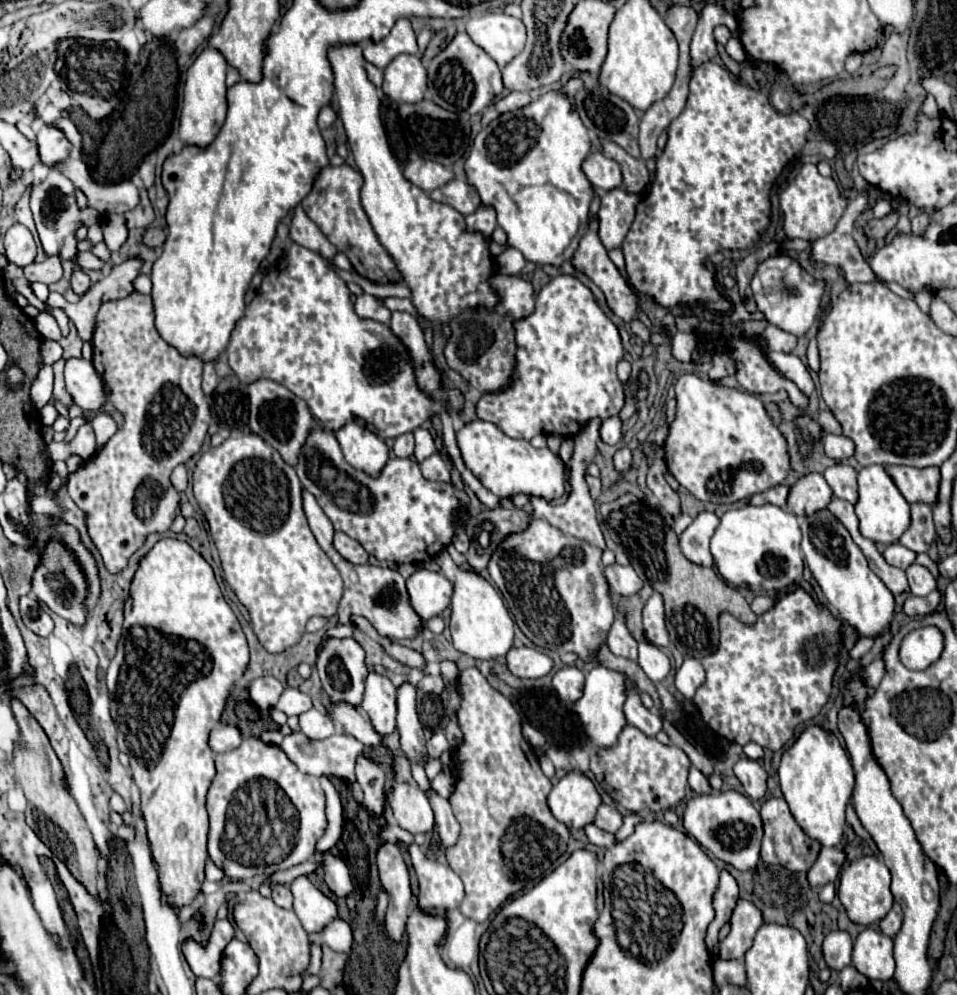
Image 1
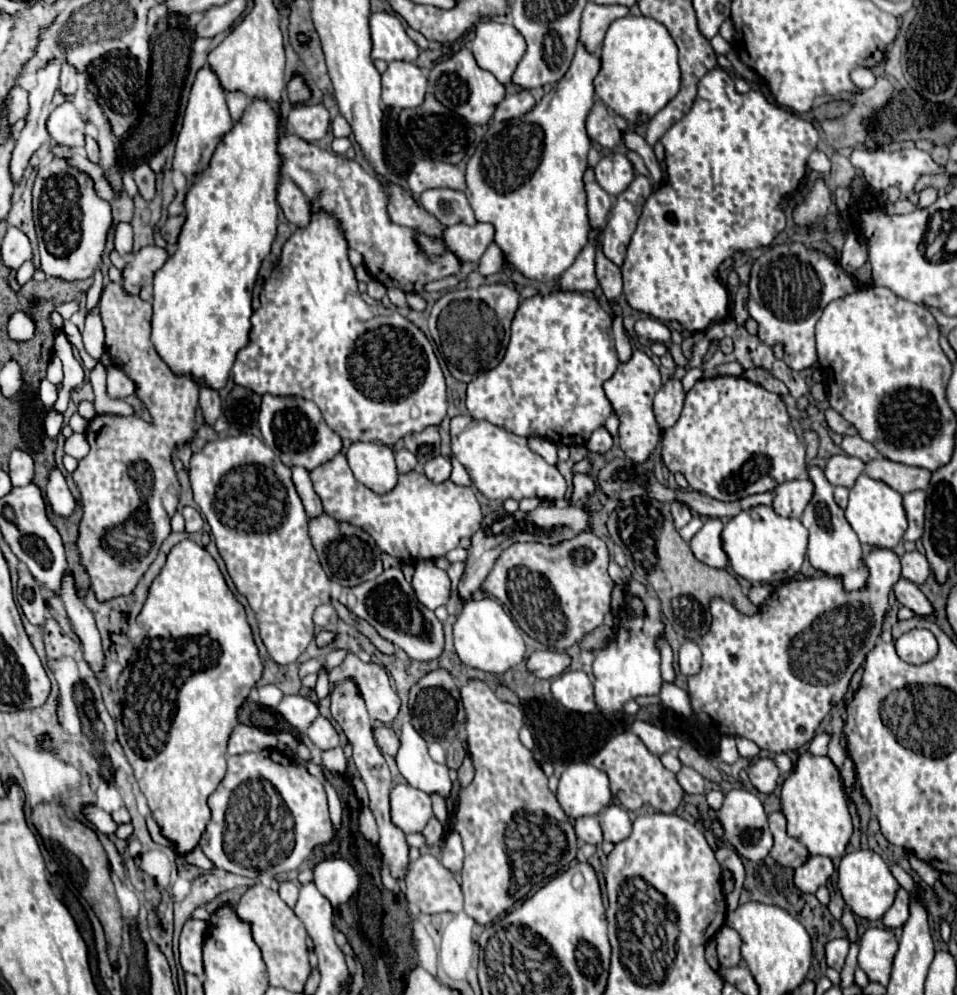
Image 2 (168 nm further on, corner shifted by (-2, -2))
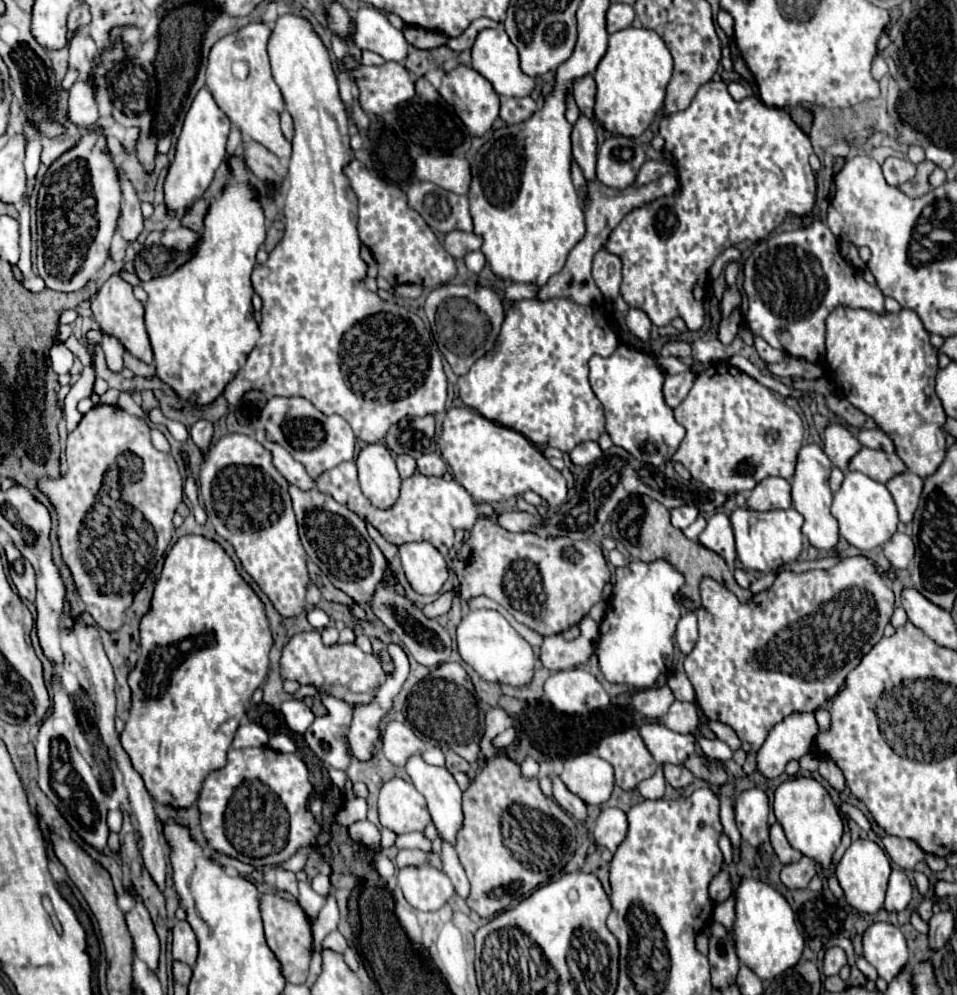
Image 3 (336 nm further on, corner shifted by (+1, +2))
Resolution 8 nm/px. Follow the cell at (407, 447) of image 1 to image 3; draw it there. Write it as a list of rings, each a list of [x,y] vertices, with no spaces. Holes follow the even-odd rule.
[[[398,454],[396,456],[396,466],[398,466],[398,472],[402,478],[408,478],[416,472],[416,460],[408,454]]]

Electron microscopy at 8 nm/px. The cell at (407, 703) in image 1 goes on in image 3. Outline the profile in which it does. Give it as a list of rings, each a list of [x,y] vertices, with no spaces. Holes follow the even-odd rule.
[[[412,754],[412,756],[406,760],[406,772],[408,772],[412,784],[416,786],[416,790],[426,798],[428,810],[430,810],[430,814],[432,814],[432,822],[436,824],[442,840],[454,842],[456,832],[460,830],[460,824],[462,824],[462,808],[460,808],[460,804],[462,804],[462,790],[460,790],[460,786],[456,784],[454,776],[452,776],[444,766],[426,764],[420,754]]]

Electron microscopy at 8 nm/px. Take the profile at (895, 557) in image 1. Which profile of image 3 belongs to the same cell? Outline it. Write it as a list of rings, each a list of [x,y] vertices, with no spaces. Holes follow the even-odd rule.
[[[864,554],[842,558],[830,570],[810,570],[810,572],[804,572],[804,574],[794,574],[794,572],[778,574],[776,582],[766,592],[754,594],[754,598],[750,602],[746,602],[746,604],[738,602],[738,598],[732,592],[728,592],[722,584],[718,584],[712,578],[704,578],[700,582],[700,596],[702,596],[702,606],[696,610],[696,616],[698,616],[698,642],[696,642],[696,648],[684,660],[686,676],[694,686],[696,704],[700,706],[704,716],[708,720],[718,720],[722,724],[728,724],[738,734],[738,738],[748,740],[748,744],[754,750],[758,750],[764,744],[764,740],[768,738],[770,730],[778,722],[788,718],[790,714],[794,714],[794,712],[816,712],[826,700],[834,698],[836,692],[840,690],[840,686],[844,684],[846,676],[860,664],[864,654],[868,654],[872,650],[872,646],[882,638],[884,626],[890,622],[892,610],[894,610],[894,592],[888,586],[888,580],[880,574],[876,562],[872,558],[868,558],[868,556],[864,556]]]

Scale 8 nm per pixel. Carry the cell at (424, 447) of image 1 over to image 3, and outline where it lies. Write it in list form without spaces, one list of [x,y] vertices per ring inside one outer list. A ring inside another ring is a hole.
[[[434,416],[400,420],[400,424],[396,424],[392,432],[388,432],[386,444],[392,454],[410,454],[412,458],[436,452]]]

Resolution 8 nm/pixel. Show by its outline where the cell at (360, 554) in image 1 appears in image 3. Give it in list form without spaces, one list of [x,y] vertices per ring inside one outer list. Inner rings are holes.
[[[290,486],[290,496],[308,560],[314,562],[338,590],[346,592],[358,604],[366,604],[386,568],[386,558],[370,538],[366,522],[330,496],[316,492],[316,488],[312,488],[312,492],[300,492],[298,488]]]

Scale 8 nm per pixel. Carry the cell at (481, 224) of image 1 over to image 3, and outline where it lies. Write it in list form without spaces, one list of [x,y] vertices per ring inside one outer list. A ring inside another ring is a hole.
[[[452,230],[444,238],[444,248],[448,254],[454,258],[464,258],[468,252],[478,250],[482,246],[482,236],[474,232],[462,232],[462,230]]]

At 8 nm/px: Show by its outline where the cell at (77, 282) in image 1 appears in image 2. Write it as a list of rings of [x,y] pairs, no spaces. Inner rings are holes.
[[[53,158],[47,166],[37,172],[33,186],[33,214],[41,254],[41,270],[47,258],[47,276],[61,278],[65,282],[85,280],[95,274],[101,266],[107,234],[113,226],[111,204],[95,192],[91,176],[83,176],[77,168],[71,168],[67,160]],[[55,250],[73,250],[67,256]]]

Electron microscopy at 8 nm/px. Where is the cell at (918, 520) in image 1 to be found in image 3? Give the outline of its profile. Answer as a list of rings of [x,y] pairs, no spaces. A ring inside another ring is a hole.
[[[906,472],[906,474],[894,476],[886,486],[898,506],[900,522],[910,524],[912,516],[918,508],[918,500],[920,500],[920,492],[922,492],[922,478],[912,472]]]

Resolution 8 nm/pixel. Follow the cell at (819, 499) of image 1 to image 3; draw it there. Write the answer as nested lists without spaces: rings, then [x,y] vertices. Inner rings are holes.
[[[766,478],[750,492],[746,504],[752,510],[788,510],[792,506],[790,482],[784,478]]]

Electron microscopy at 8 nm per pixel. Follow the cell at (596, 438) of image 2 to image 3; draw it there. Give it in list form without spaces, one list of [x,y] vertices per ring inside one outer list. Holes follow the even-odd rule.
[[[580,442],[572,452],[570,452],[570,460],[574,464],[580,464],[580,466],[588,466],[592,464],[592,460],[598,460],[602,456],[602,450],[598,446],[598,442]]]

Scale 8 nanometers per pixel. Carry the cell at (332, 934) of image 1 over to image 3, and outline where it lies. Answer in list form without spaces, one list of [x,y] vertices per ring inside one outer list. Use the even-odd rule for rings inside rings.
[[[334,930],[334,932],[330,932],[330,934],[326,936],[324,946],[326,946],[326,948],[332,948],[332,950],[336,950],[336,952],[342,954],[342,952],[346,950],[346,940],[344,940],[344,936],[342,936],[338,930]]]

